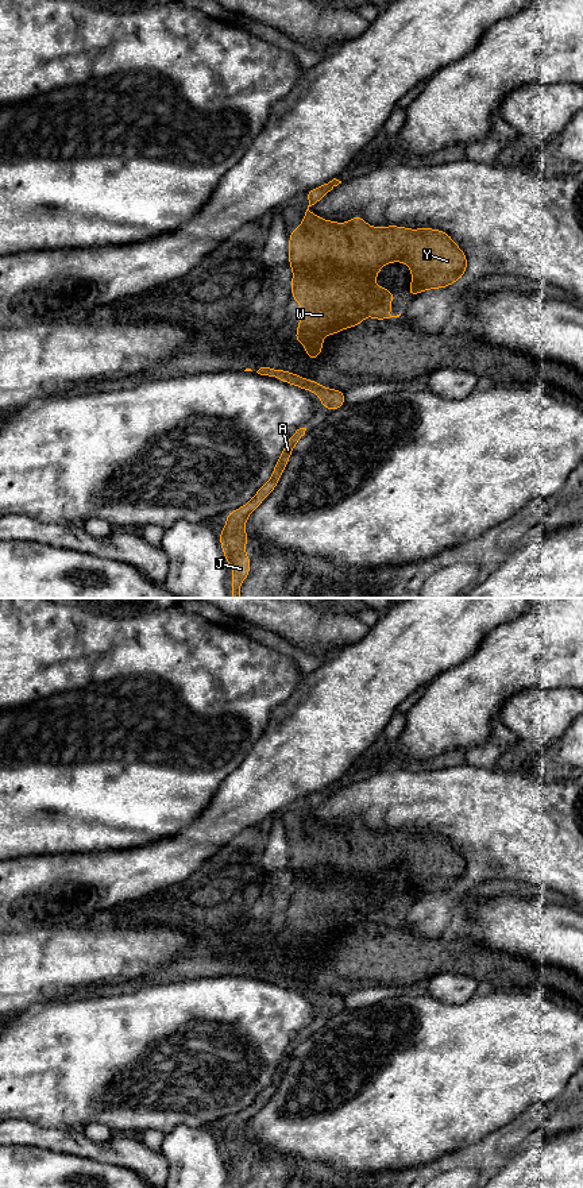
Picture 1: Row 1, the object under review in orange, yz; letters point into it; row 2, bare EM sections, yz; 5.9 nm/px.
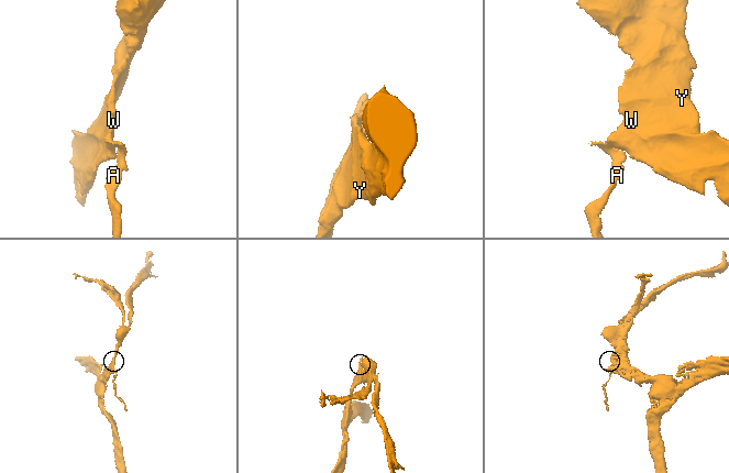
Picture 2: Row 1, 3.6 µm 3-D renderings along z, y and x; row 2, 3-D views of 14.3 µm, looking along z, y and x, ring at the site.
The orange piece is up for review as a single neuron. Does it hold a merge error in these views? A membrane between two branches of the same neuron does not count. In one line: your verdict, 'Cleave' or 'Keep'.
Keep

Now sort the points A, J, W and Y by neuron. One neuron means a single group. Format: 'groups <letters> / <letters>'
groups A J W Y

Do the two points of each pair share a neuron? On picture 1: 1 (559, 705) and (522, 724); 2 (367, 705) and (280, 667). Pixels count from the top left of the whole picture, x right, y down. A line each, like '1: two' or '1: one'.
1: one
2: two

